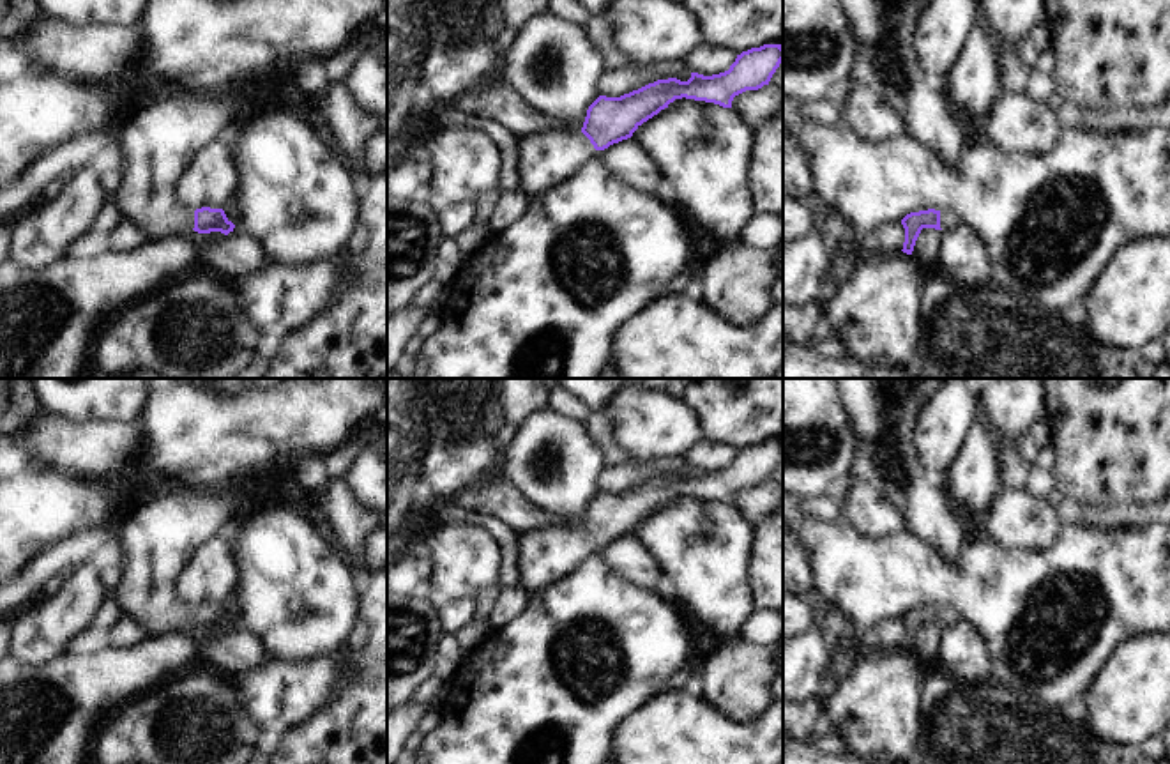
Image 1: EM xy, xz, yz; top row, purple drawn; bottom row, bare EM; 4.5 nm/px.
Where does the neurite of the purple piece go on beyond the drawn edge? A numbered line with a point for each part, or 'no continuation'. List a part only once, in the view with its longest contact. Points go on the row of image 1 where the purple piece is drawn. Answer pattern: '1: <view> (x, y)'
1: xy (158, 142)

